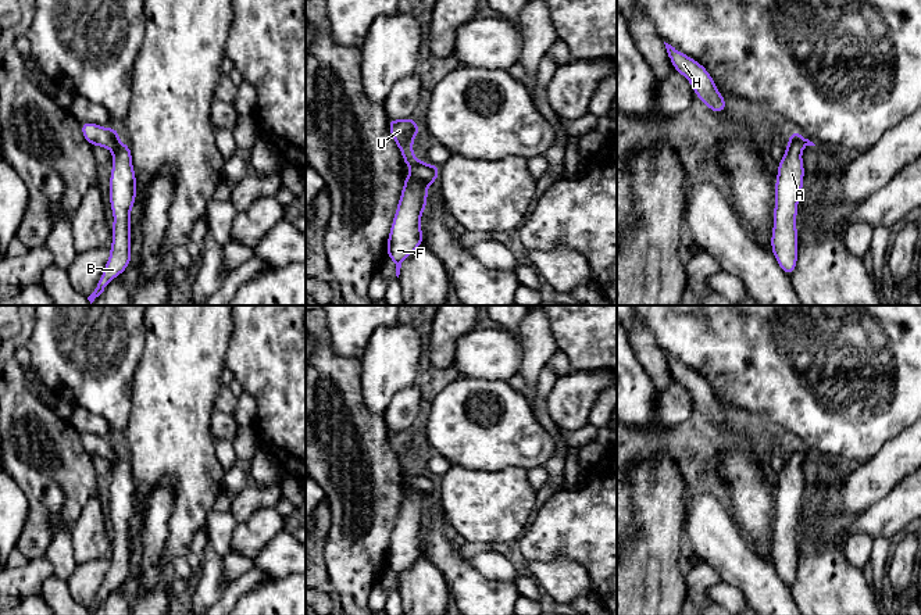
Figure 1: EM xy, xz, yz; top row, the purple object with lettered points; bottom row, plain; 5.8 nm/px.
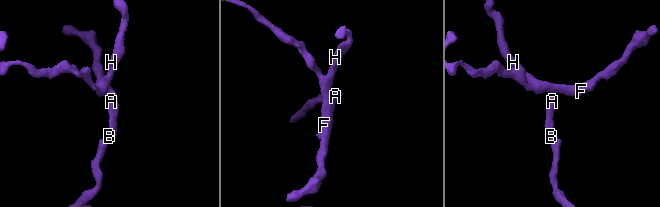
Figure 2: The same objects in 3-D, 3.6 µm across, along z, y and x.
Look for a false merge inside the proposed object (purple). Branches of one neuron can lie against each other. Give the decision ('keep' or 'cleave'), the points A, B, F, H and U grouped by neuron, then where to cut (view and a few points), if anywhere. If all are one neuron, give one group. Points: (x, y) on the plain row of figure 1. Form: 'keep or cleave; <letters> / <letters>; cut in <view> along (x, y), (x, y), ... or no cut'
keep; A B F H U; no cut

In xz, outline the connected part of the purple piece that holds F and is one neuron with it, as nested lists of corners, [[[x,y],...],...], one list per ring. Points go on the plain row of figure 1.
[[[414,428],[390,430],[389,443],[401,461],[404,475],[404,497],[396,518],[390,544],[386,553],[388,568],[396,575],[396,587],[401,573],[424,553],[421,525],[426,521],[428,497],[439,489],[439,476],[425,475],[413,465],[413,450],[421,444]]]

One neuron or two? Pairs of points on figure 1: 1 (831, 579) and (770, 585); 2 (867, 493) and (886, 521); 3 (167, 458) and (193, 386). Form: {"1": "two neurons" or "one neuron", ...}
{"1": "two neurons", "2": "two neurons", "3": "one neuron"}

